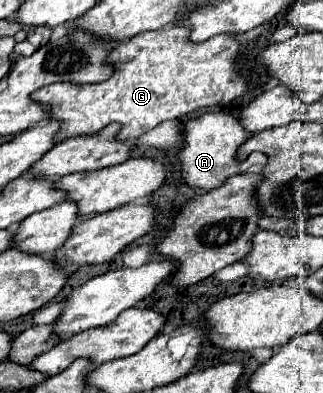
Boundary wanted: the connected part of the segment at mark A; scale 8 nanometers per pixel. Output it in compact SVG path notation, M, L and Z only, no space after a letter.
M209 111L185 123L185 141L179 153L183 165L183 179L187 185L193 185L203 191L211 191L223 185L229 177L241 175L247 171L263 171L267 157L265 155L249 155L245 161L237 159L237 149L251 139L251 133L241 127L239 115L231 111Z

